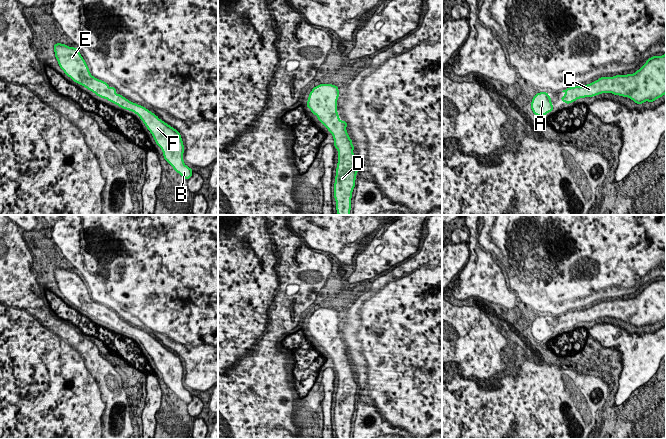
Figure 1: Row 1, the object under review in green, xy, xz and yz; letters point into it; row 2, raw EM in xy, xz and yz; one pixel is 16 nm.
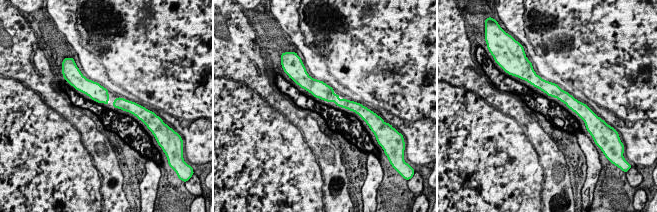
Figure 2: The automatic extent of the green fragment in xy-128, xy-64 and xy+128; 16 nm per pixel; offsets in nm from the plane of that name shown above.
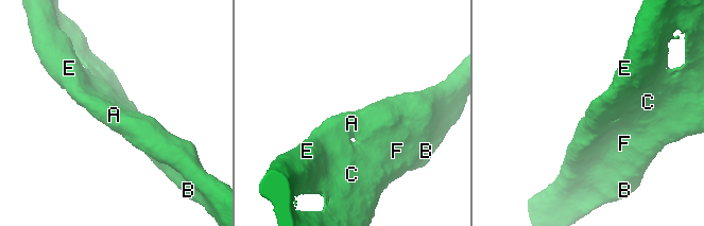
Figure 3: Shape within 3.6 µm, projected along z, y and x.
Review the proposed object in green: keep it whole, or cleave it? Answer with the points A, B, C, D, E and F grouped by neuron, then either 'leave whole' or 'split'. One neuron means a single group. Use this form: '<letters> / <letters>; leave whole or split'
A B C D E F; leave whole

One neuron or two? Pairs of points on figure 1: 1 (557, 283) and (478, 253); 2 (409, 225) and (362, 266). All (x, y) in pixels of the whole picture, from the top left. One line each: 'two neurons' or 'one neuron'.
1: two neurons
2: one neuron

